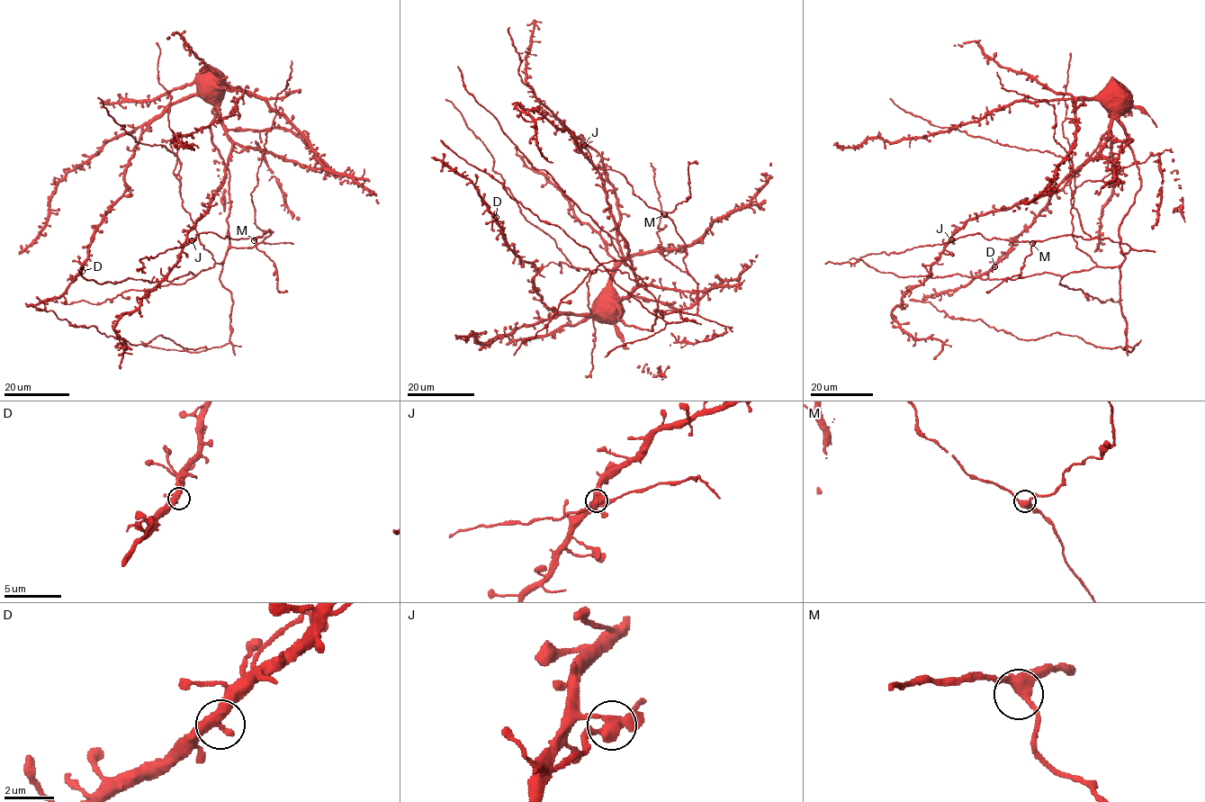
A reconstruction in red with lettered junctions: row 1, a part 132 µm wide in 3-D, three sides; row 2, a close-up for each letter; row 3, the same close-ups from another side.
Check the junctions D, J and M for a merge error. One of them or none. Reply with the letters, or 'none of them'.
none of them

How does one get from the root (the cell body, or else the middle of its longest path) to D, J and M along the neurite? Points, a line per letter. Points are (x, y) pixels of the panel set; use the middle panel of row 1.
D: (606, 305), (598, 301), (589, 313), (556, 314), (549, 309), (534, 286), (536, 269), (509, 247), (496, 217)
J: (606, 305), (610, 300), (621, 301), (637, 282), (627, 244), (606, 201), (605, 182), (580, 148), (585, 145)
M: (606, 305), (621, 302), (619, 319), (645, 329), (652, 330), (656, 309), (696, 312), (686, 244), (664, 214)

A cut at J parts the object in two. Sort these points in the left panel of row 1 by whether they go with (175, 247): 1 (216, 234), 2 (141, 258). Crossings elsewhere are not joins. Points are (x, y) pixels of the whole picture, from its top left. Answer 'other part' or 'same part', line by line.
1: same part
2: same part

